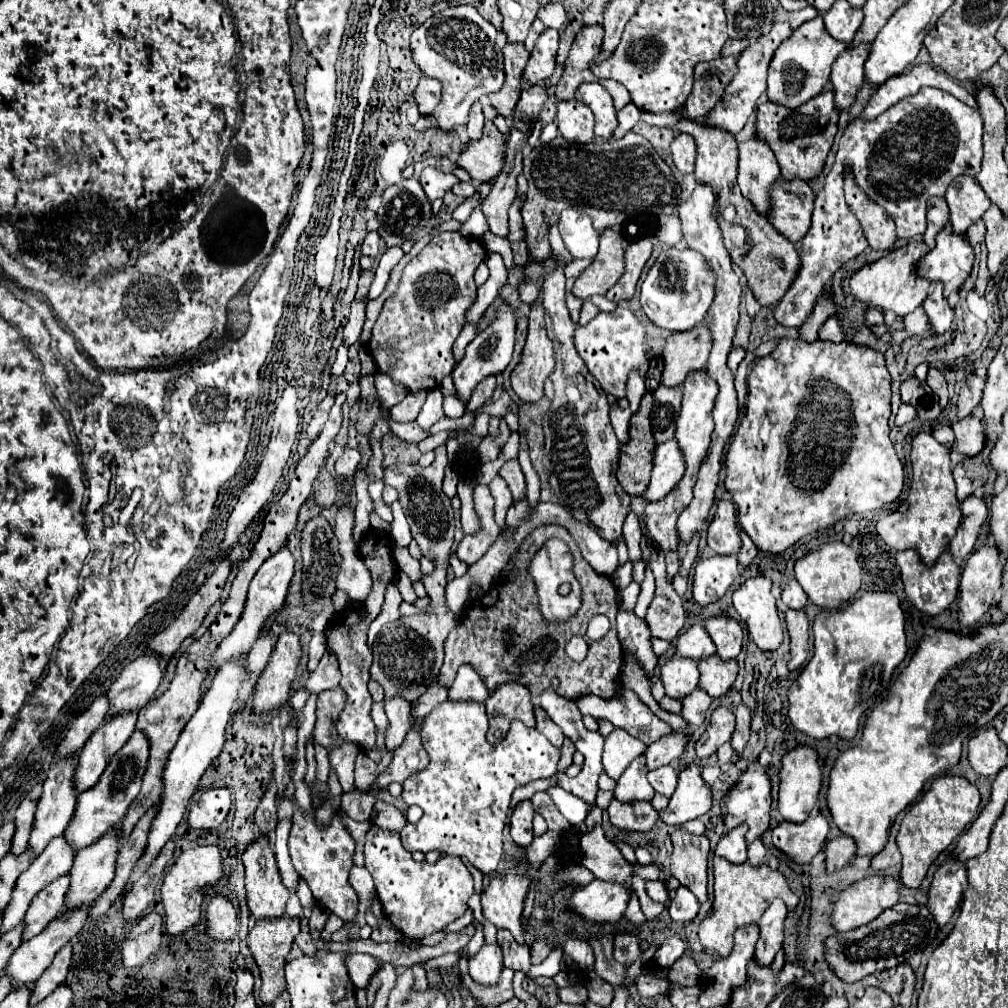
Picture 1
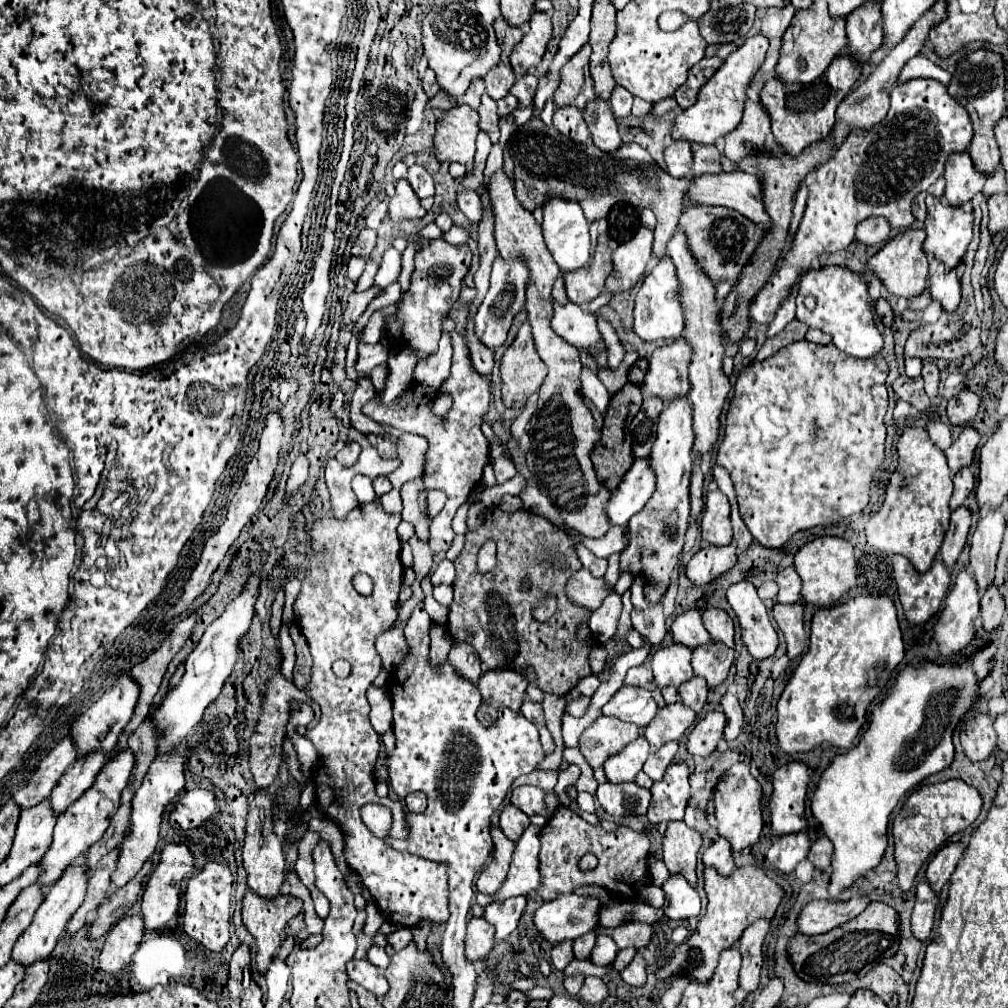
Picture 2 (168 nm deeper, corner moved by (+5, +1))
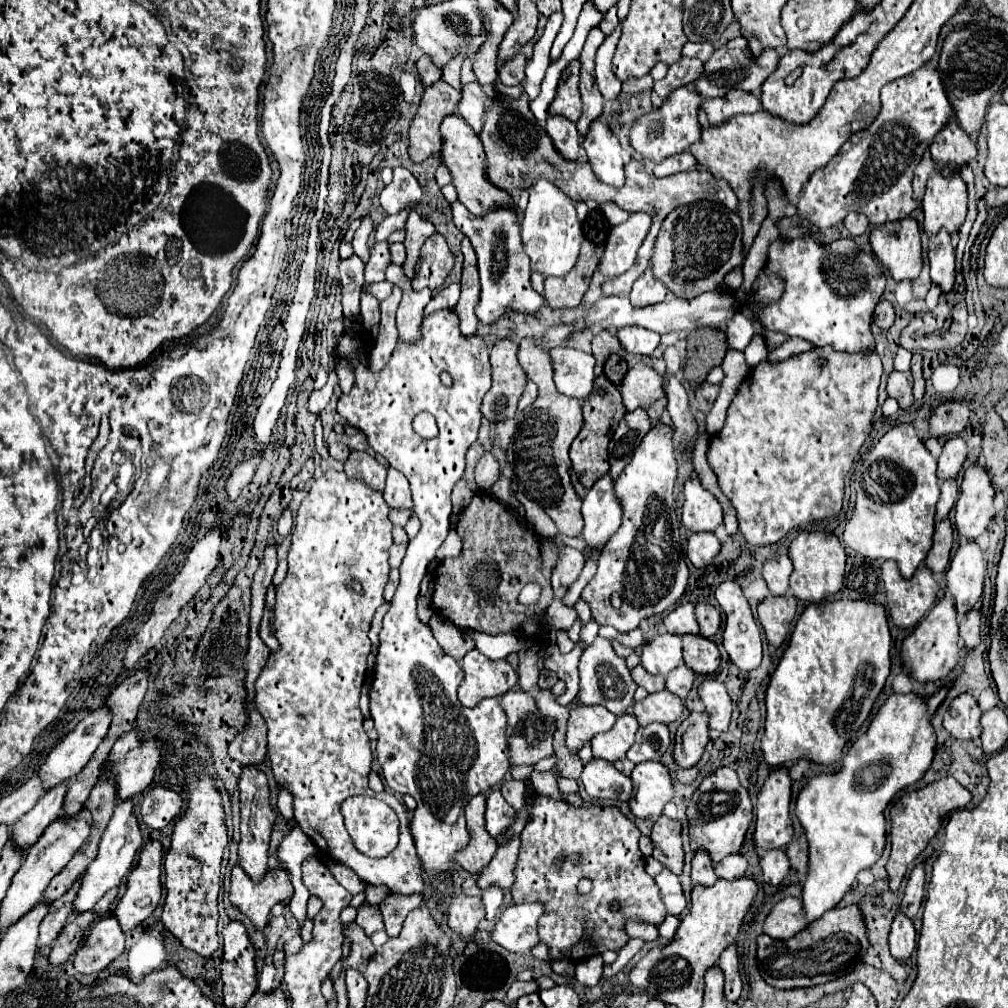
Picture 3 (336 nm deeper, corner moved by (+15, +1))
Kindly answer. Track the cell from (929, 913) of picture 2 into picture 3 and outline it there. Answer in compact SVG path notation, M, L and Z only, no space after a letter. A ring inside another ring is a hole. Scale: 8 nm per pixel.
M897 915L889 933L889 951L893 959L901 965L909 965L909 957L915 951L917 945L917 933L913 927L913 921L907 919L905 915Z

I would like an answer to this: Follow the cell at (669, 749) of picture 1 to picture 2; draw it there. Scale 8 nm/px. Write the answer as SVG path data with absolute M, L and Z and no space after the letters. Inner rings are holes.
M683 703L665 705L657 711L655 719L645 729L645 739L649 741L649 751L659 751L663 743L679 741L685 731L695 723L695 711L685 707Z

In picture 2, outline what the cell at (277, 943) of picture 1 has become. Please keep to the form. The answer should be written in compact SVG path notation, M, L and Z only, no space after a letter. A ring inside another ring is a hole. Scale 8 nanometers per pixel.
M251 891L245 893L245 899L243 899L243 923L245 923L247 931L257 941L257 957L255 957L255 961L257 961L257 969L261 973L265 973L269 969L273 957L277 955L277 951L281 947L281 931L283 931L283 927L303 911L301 907L303 907L303 903L299 899L295 899L295 897L285 897L283 895L283 897L267 901L267 899L251 893Z

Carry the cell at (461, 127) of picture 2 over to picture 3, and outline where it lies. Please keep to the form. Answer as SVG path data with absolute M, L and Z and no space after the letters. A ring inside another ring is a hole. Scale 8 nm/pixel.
M443 79L425 87L421 97L421 105L409 127L409 157L415 163L425 161L431 155L439 155L441 151L441 119L453 111L457 111L457 103L461 93L453 89Z

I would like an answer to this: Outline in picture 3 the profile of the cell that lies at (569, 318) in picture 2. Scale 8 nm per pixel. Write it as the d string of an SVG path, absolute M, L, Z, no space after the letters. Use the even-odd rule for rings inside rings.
M459 201L451 205L453 209L453 221L457 225L457 229L469 237L475 253L477 253L477 261L479 261L479 275L481 275L481 301L477 305L477 317L483 325L491 325L495 323L503 313L517 309L517 311L525 311L525 313L535 313L539 307L543 307L545 299L533 291L531 283L529 283L529 275L531 275L531 265L529 265L529 257L523 251L523 243L521 243L521 215L517 211L517 207L495 207L493 211L485 213L483 217L477 217L473 213L469 213L469 209L465 205L461 205Z

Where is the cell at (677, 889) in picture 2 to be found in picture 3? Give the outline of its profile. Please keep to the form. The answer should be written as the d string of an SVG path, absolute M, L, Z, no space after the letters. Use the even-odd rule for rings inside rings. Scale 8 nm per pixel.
M663 869L657 877L655 877L659 889L661 889L661 897L667 905L667 913L669 915L681 915L687 907L687 901L685 901L685 895L683 895L683 889L681 889L681 883L679 883L679 877L673 875L669 869Z

